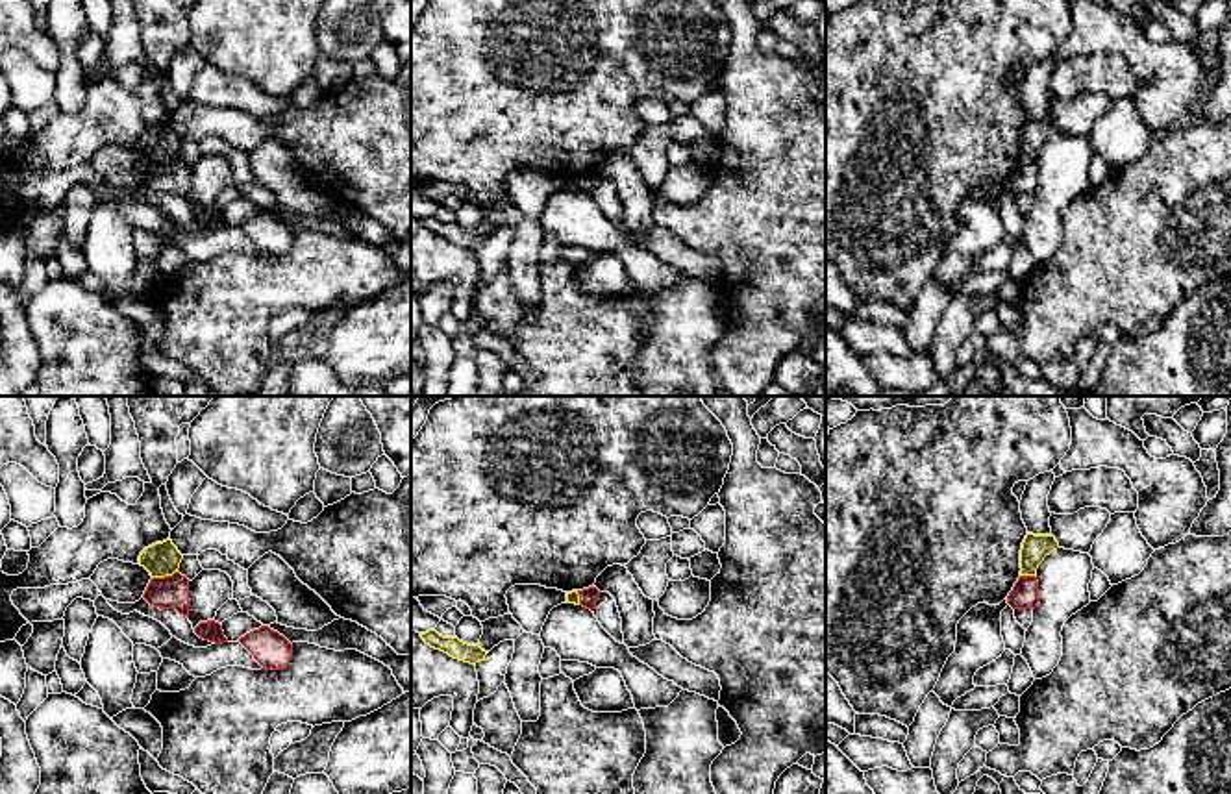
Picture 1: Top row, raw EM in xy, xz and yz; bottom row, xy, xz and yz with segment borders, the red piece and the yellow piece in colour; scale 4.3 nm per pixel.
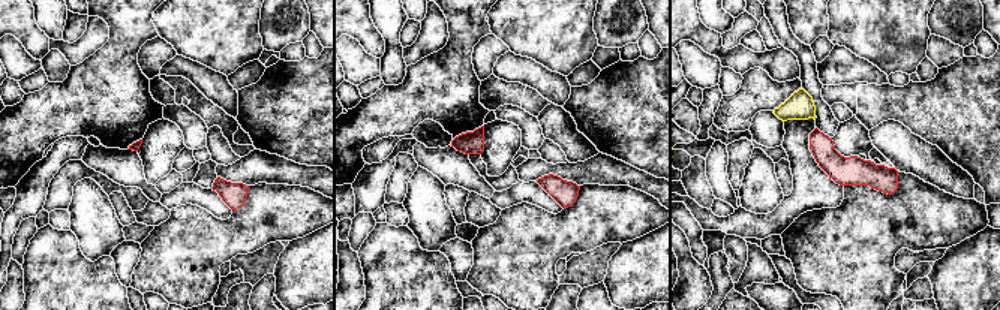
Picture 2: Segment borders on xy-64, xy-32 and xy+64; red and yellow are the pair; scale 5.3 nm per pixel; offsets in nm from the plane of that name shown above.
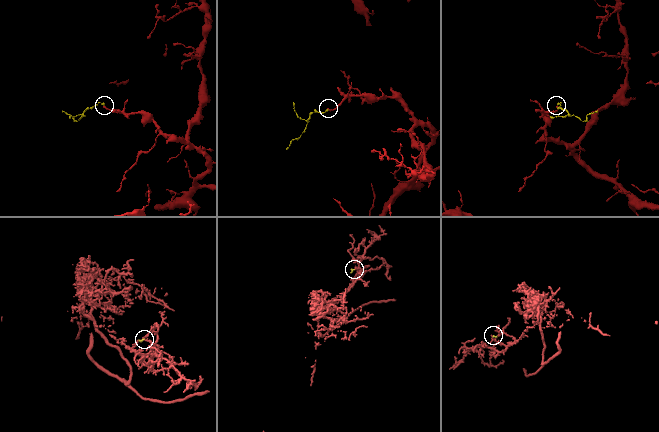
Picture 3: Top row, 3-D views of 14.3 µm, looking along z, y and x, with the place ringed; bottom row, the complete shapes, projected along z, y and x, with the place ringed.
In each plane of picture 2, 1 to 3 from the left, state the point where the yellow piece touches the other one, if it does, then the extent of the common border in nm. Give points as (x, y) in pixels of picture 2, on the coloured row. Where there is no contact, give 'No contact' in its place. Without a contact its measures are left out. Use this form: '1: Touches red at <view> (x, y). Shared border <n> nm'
1: No contact
2: No contact
3: No contact

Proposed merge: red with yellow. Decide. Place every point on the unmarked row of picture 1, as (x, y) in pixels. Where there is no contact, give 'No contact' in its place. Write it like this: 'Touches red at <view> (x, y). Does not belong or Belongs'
Touches red at xy (165, 161). Does not belong

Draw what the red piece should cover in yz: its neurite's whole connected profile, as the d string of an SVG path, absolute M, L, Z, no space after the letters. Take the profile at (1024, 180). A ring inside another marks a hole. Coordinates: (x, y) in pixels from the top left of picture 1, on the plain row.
M1020 161L1007 181L1013 194L1035 194L1038 189L1038 167L1035 161Z

